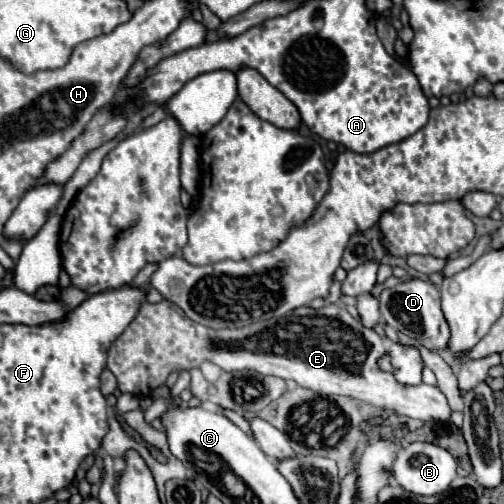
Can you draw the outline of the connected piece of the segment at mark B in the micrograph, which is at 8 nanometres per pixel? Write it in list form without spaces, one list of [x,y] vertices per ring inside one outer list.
[[[416,442],[406,446],[394,464],[394,480],[398,486],[402,486],[406,492],[412,494],[420,494],[420,496],[434,496],[444,492],[450,482],[456,478],[456,460],[450,456],[448,450],[436,446],[436,444],[428,444],[428,442]]]

